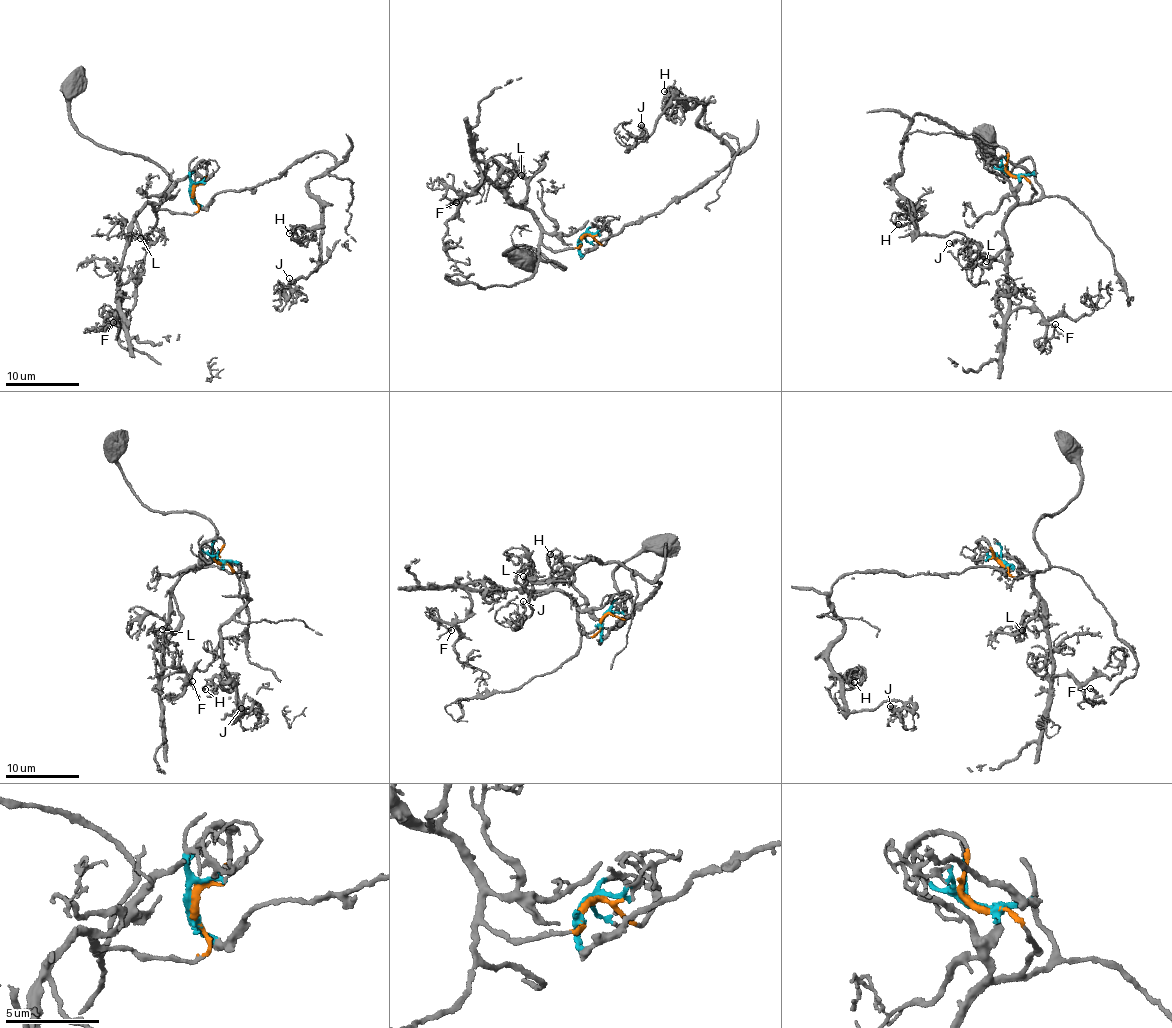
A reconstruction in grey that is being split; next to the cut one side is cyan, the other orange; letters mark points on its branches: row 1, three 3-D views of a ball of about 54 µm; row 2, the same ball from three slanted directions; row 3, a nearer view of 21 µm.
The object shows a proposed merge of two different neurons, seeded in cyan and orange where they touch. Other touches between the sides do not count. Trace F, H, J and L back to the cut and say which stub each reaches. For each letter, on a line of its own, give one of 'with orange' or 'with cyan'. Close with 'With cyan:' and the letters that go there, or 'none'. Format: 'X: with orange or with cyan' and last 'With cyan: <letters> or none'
F: with orange
H: with cyan
J: with cyan
L: with orange
With cyan: H, J

